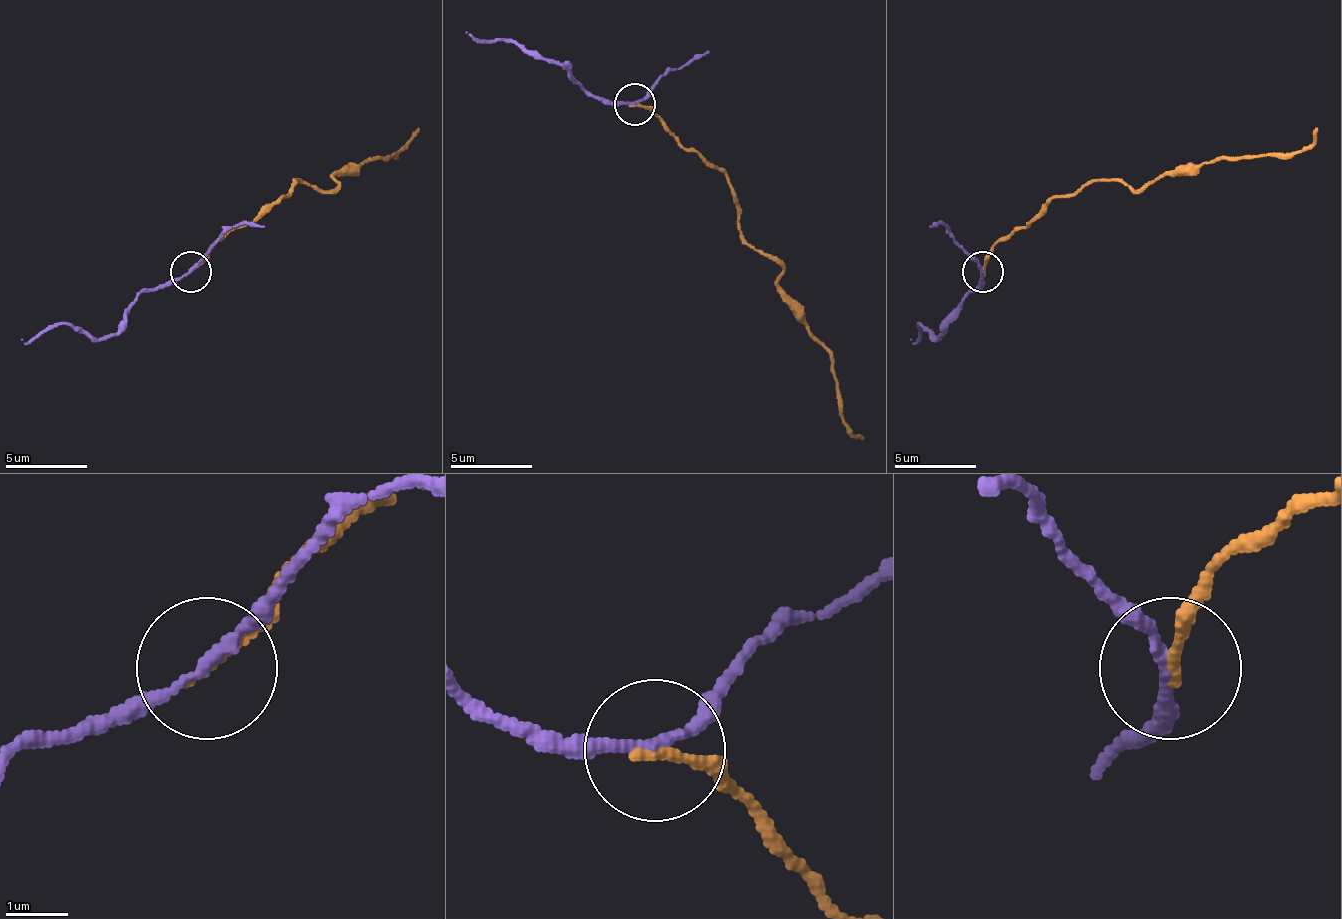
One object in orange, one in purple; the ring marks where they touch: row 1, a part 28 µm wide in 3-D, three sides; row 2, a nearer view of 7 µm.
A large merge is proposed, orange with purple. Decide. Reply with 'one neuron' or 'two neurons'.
two neurons

